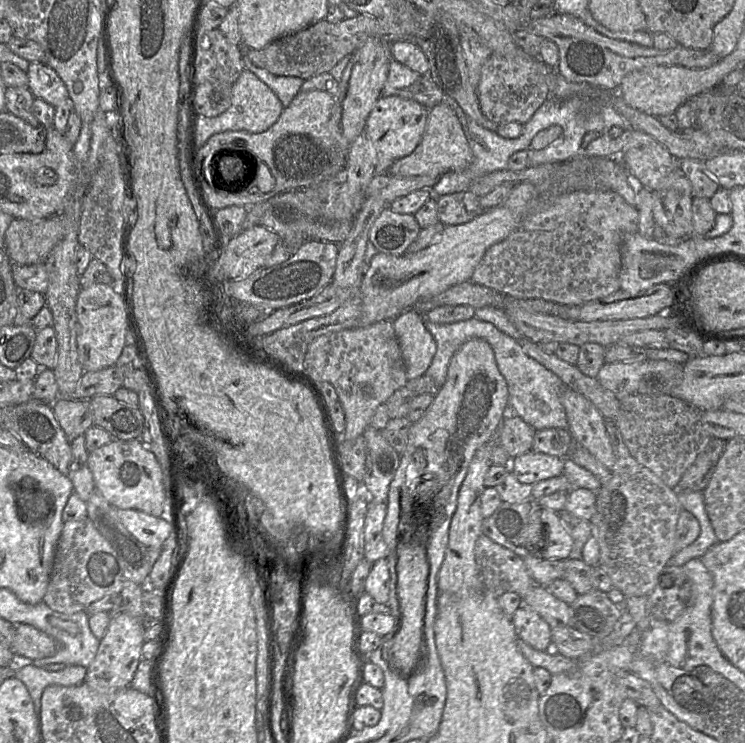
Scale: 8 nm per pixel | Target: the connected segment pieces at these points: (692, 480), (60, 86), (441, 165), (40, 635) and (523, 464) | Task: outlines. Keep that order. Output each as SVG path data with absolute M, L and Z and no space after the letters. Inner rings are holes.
M712 438L694 463L685 471L675 490L680 492L703 491L707 487L717 462L726 446L725 440Z
M29 62L26 72L28 88L35 98L40 98L53 107L68 100L67 88L56 71L45 63Z
M439 104L429 109L425 131L415 150L398 160L388 169L387 173L394 176L441 177L448 172L466 169L472 162L472 151L455 112L446 104Z
M28 624L13 625L15 625L15 635L10 650L14 655L32 660L54 655L56 644L50 636Z
M533 449L512 458L510 472L525 484L533 485L539 481L563 474L563 459L557 456L536 452Z

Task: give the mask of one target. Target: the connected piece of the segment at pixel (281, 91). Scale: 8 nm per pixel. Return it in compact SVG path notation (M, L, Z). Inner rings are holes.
M241 46L241 48L245 69L250 70L269 88L271 88L285 108L289 106L295 96L300 92L300 88L305 80L299 77L274 75L269 71L256 66L249 60L245 52L245 50L249 48L246 48L245 46Z

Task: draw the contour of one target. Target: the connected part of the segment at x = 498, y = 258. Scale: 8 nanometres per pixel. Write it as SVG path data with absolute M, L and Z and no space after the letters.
M610 189L572 191L558 196L547 208L525 217L517 228L501 242L487 249L470 281L487 287L499 294L517 299L542 299L563 305L581 305L586 302L606 297L619 290L621 271L621 244L626 235L638 232L639 212L636 207L628 204L618 193Z

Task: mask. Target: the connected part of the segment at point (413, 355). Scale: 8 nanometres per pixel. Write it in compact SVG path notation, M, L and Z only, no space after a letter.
M409 309L392 322L399 341L407 379L425 375L436 353L436 343L424 326L422 314Z

